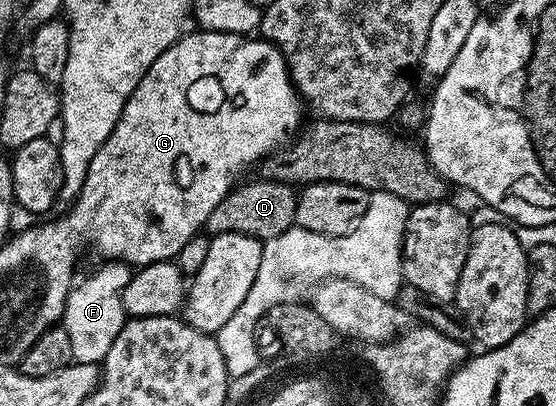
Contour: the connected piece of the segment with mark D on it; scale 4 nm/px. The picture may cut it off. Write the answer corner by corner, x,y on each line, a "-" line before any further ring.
246,180
244,183
238,184
221,200
219,207
215,207
215,211
211,211
207,226
210,234
251,235
255,240
264,243
267,240
275,239
275,235
283,235
289,229
294,228
298,190
287,183
256,180

